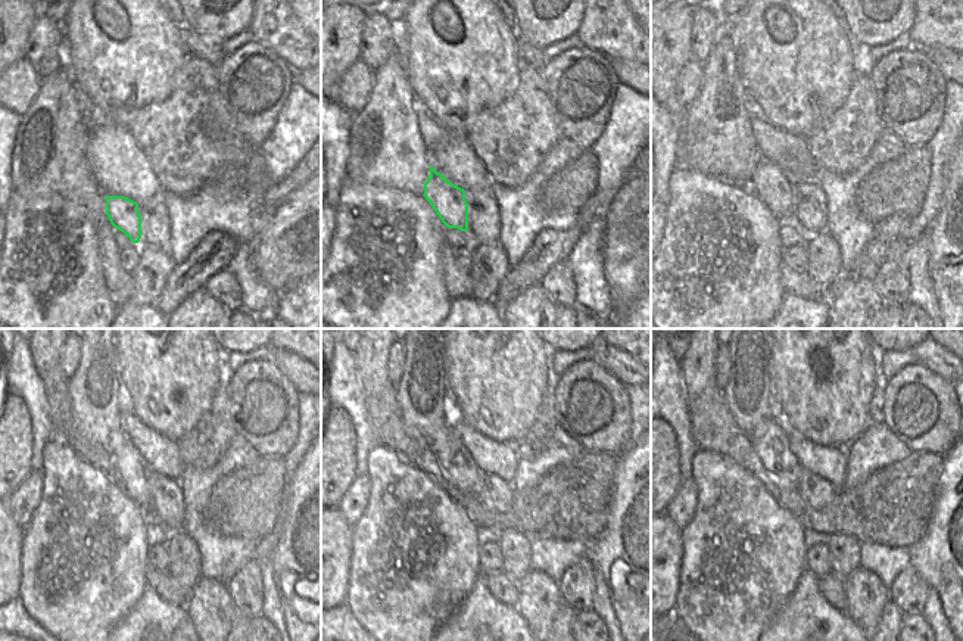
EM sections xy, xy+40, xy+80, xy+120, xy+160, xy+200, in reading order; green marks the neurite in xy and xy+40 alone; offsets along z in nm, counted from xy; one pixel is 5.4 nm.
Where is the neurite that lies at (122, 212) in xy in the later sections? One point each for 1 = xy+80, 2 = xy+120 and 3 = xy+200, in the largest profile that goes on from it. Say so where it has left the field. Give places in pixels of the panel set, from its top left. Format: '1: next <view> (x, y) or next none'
1: next xy+80 (787, 159)
2: next xy+120 (114, 467)
3: next xy+200 (767, 438)

